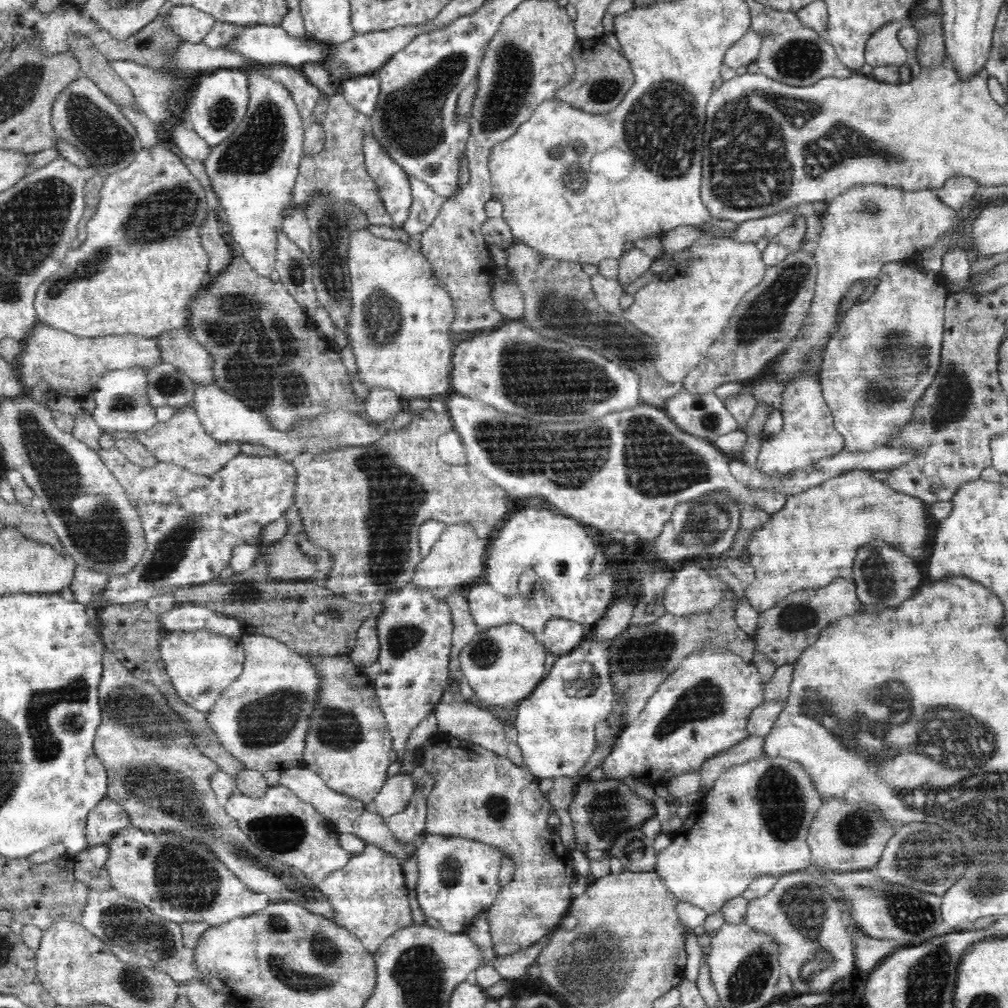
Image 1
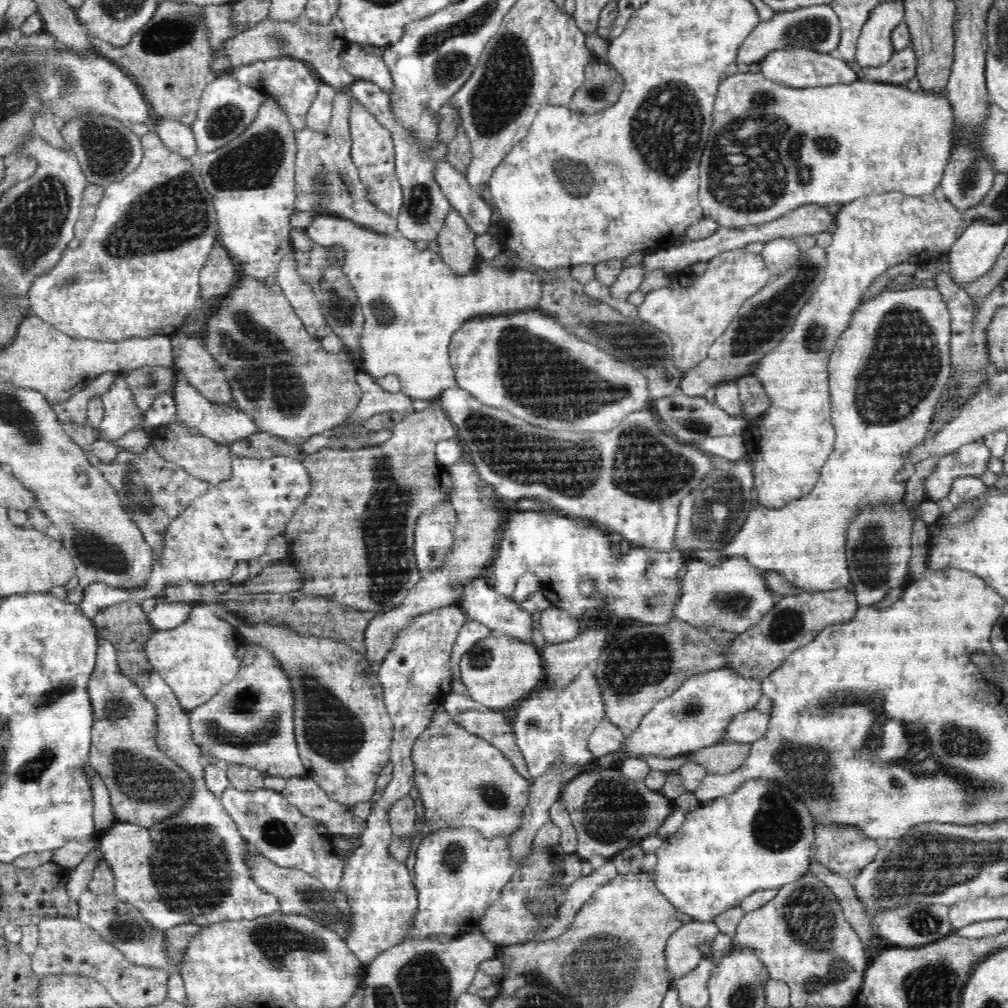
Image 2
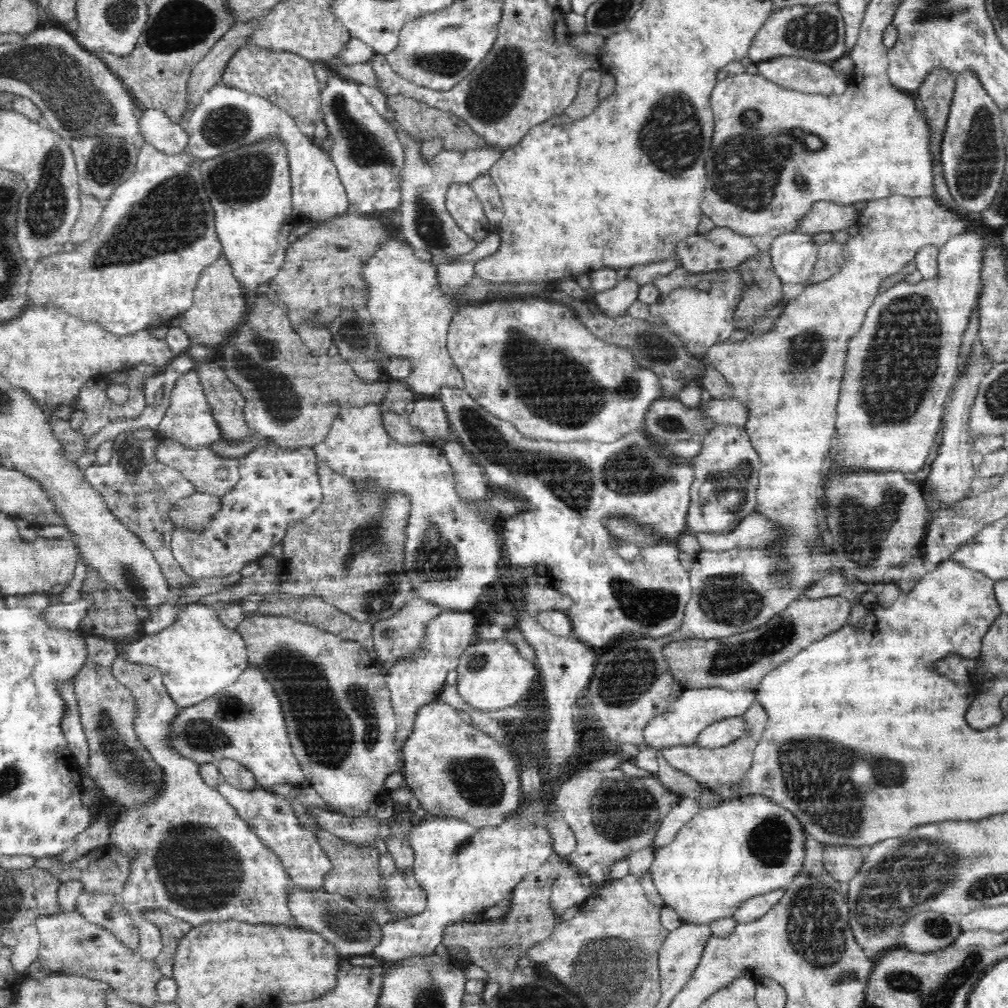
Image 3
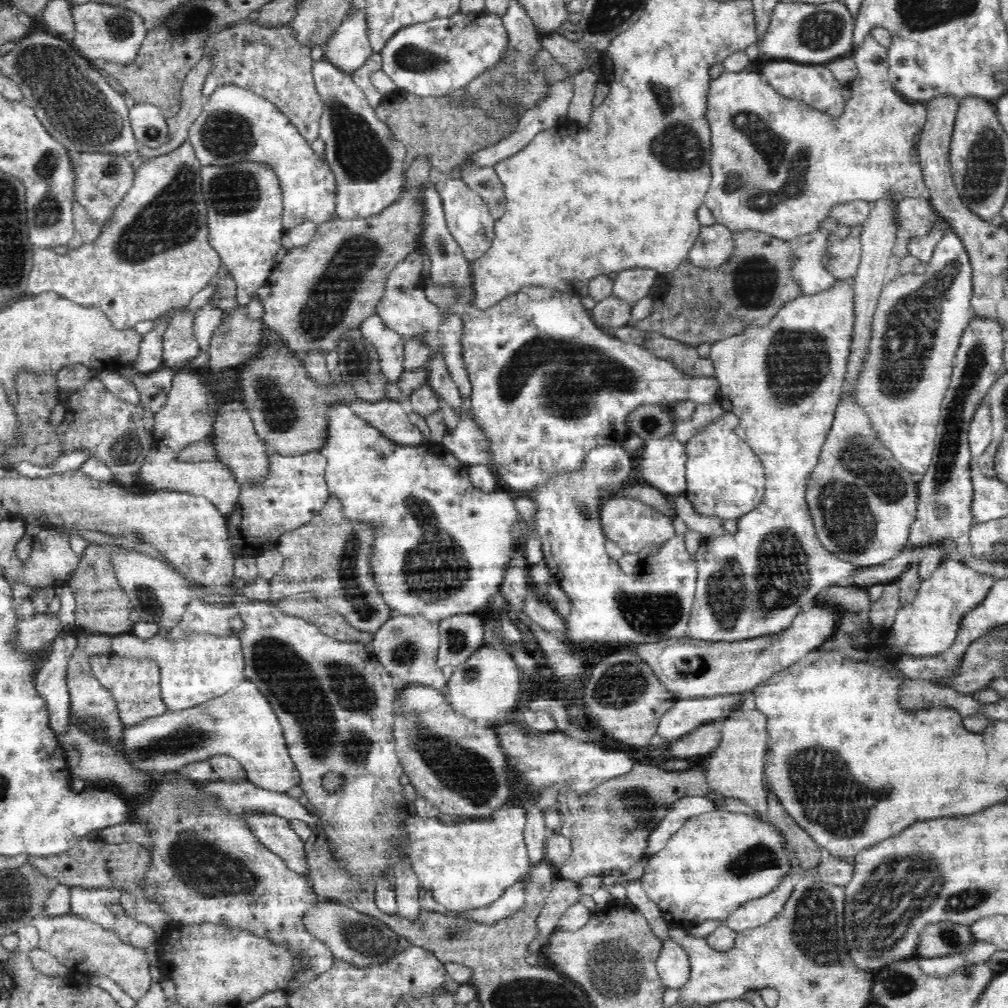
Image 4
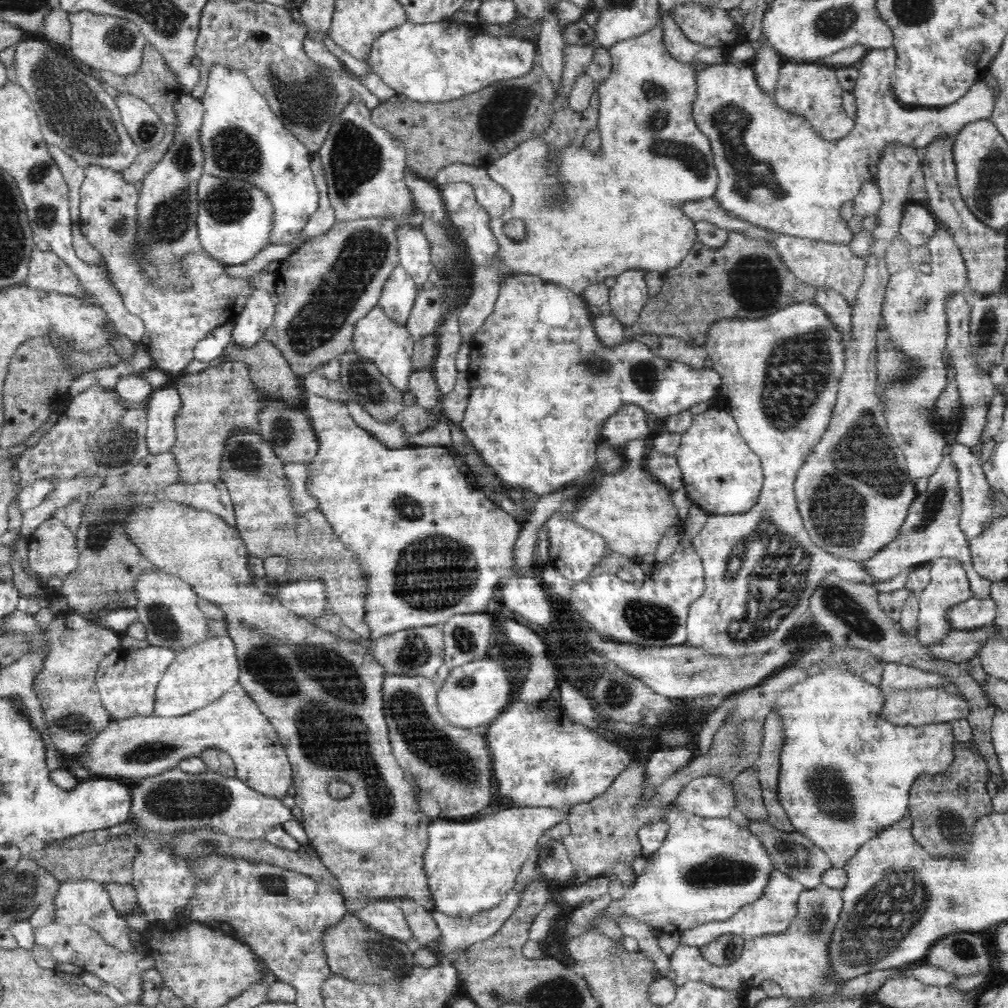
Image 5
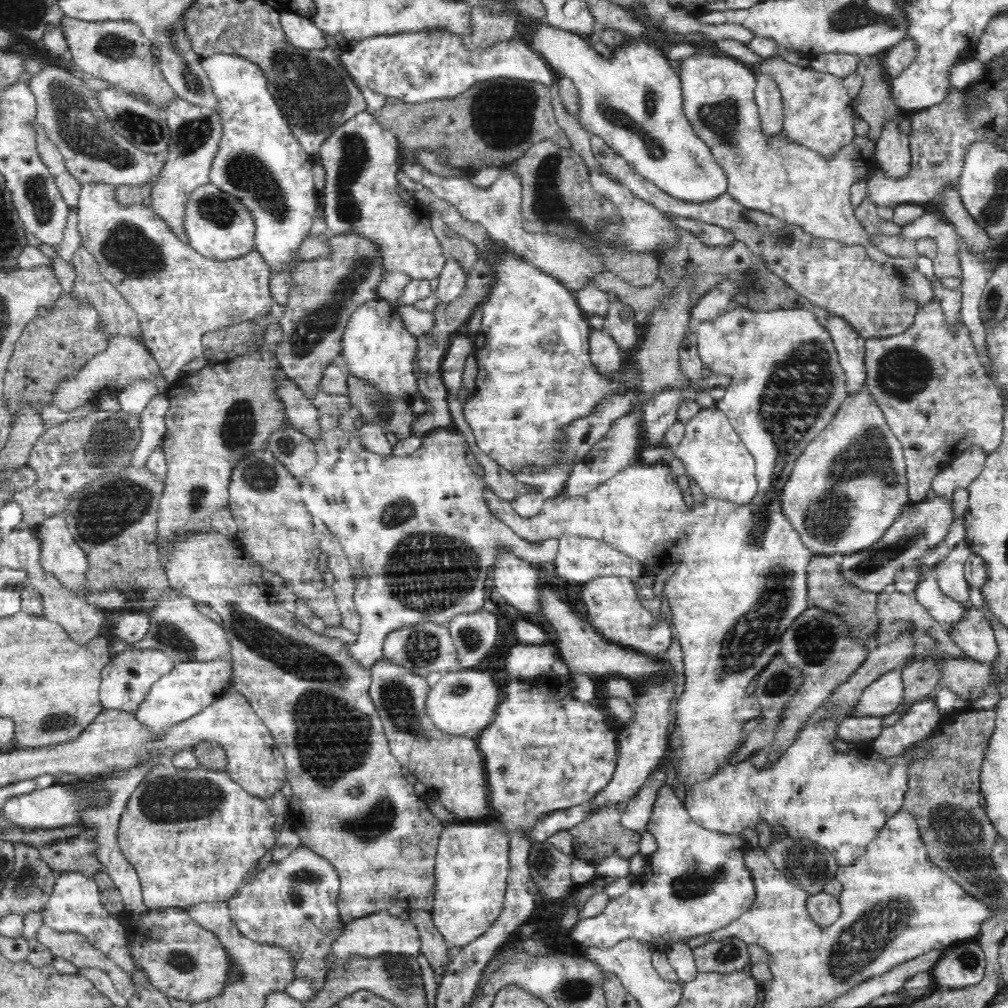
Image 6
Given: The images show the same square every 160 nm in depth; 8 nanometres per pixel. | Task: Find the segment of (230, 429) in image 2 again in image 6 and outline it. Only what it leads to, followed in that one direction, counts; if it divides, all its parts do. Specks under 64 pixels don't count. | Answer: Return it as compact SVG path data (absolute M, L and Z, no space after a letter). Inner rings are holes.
M158 394L148 402L148 406L139 415L141 437L130 459L130 467L142 468L154 447L162 447L166 438L165 416L170 401L164 394Z

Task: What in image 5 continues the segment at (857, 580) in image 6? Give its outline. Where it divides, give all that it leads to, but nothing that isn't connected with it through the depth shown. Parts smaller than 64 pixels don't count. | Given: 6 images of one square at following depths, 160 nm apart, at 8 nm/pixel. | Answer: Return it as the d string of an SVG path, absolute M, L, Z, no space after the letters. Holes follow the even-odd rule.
M962 412L958 416L950 416L950 428L942 434L944 439L944 460L936 468L936 472L928 478L927 489L918 493L910 505L905 523L902 524L898 536L882 547L876 555L859 561L867 570L872 582L886 582L896 577L900 572L906 572L910 567L929 563L940 557L957 558L967 572L967 578L972 587L972 595L976 600L988 599L991 596L992 582L978 577L972 566L969 540L960 528L961 490L958 482L957 467L949 457L949 446L957 441L957 434L962 420Z

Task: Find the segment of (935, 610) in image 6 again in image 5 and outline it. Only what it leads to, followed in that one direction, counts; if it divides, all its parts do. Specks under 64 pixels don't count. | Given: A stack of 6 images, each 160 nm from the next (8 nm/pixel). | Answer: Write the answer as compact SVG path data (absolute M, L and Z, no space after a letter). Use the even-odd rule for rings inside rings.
M972 597L966 599L966 602L962 602L962 604L948 608L946 619L954 629L969 631L992 625L996 618L996 612L996 604L990 597L982 600Z

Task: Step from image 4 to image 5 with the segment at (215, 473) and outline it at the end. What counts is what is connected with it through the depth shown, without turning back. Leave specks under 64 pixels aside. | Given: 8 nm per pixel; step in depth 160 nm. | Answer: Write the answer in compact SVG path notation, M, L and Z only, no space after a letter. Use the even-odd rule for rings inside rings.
M223 480L218 482L179 482L170 484L162 490L165 499L174 500L180 504L189 504L198 510L207 510L219 516L226 524L237 526L235 508Z

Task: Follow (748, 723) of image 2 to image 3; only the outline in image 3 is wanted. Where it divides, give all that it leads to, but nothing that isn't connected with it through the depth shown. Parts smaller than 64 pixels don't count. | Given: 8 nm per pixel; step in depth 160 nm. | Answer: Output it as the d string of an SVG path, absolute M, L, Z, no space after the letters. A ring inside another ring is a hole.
M742 716L726 718L706 727L695 740L698 748L721 747L747 733L747 726Z

